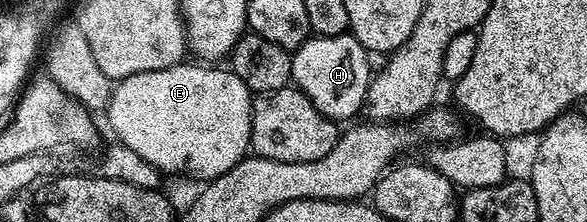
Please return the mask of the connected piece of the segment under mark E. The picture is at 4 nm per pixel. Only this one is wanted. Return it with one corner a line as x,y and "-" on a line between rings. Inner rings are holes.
212,64
188,65
171,66
154,72
138,72
134,76
119,79
113,85
112,98
107,104
106,115
108,114
108,122
112,125
113,132
116,133
115,141
121,146
130,148
130,152
138,152
138,156
142,156
142,160
146,160
146,164
154,164
154,168
165,175
185,174
188,178
211,180
230,172
230,168
234,168
234,164
238,164
249,153
252,140
252,100
254,95
246,88
246,84
242,84
242,80
238,80
238,76
230,68
215,70
217,67

